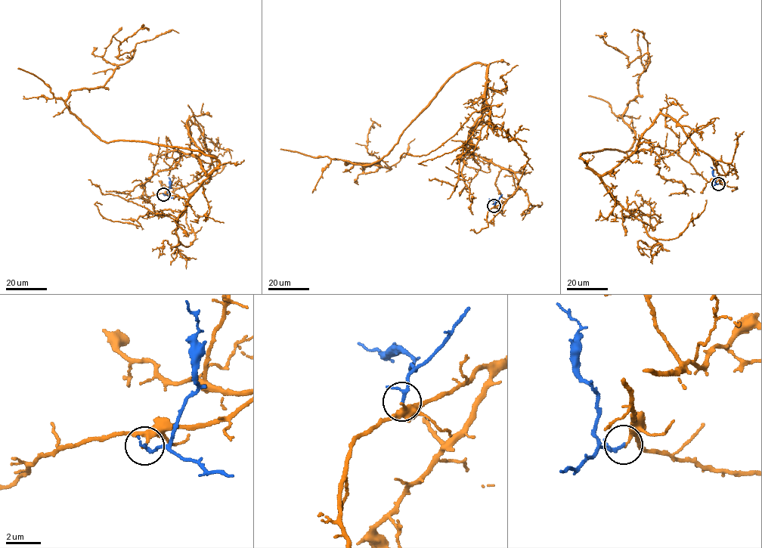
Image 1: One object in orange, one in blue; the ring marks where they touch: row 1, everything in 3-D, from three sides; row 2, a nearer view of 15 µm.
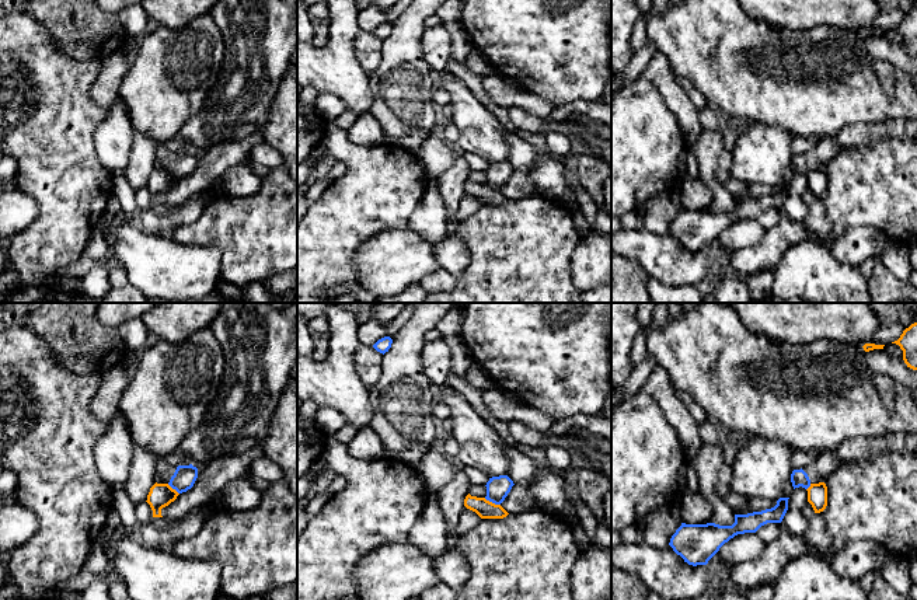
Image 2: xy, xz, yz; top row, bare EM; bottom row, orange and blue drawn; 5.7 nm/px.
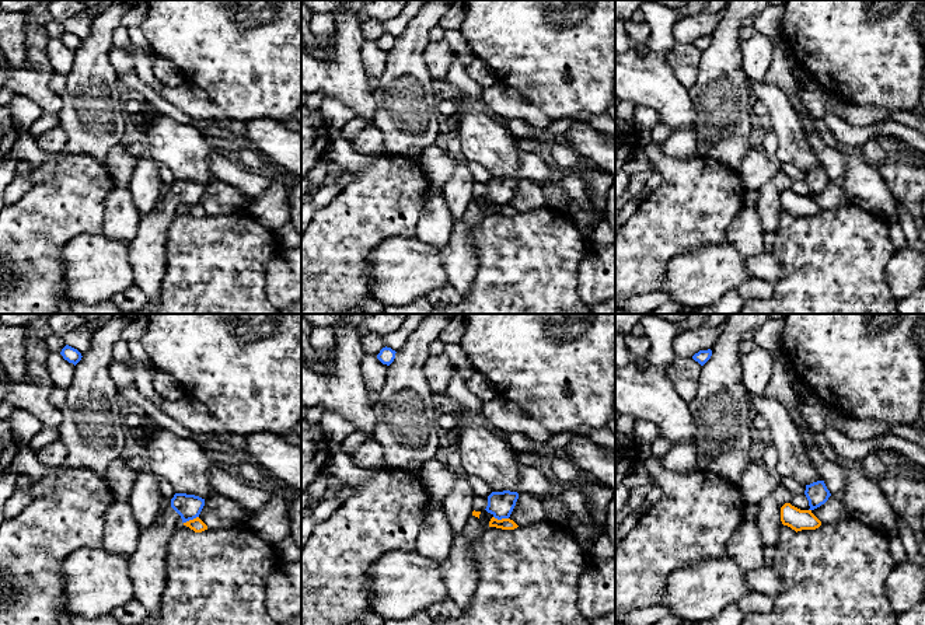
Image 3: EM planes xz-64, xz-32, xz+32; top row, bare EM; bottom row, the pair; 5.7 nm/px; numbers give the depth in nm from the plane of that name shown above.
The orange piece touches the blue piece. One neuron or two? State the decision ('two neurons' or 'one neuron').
two neurons

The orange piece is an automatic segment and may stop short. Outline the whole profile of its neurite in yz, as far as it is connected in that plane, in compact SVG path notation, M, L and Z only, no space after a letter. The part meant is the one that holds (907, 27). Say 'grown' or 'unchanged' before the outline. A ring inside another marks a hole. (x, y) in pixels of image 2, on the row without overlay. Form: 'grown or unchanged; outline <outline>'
unchanged; outline M917 8L903 17L896 29L903 36L903 46L907 53L917 56Z

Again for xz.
unchanged; outline M470 179L464 185L464 192L475 198L481 205L503 205L509 200L501 191L495 191L485 184L471 182Z

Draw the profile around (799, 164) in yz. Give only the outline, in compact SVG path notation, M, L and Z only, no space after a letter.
M822 137L803 154L792 157L791 168L794 175L799 172L808 175L812 170L824 168L837 156L838 150L840 146L834 137Z

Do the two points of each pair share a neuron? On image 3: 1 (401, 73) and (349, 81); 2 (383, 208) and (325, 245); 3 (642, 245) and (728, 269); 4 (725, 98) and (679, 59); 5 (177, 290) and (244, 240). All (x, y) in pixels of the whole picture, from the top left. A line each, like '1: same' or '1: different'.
1: different
2: same
3: different
4: different
5: same

